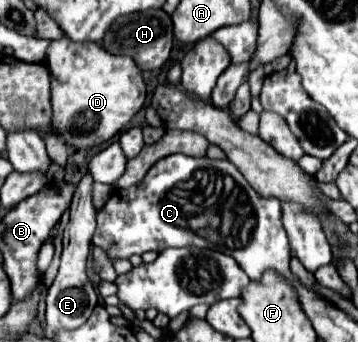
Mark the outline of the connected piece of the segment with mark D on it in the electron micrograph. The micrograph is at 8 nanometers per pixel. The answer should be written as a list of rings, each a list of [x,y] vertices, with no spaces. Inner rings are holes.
[[[53,40],[47,48],[47,68],[51,72],[51,124],[63,142],[75,150],[111,140],[145,102],[145,82],[135,62],[103,52],[97,42]]]

